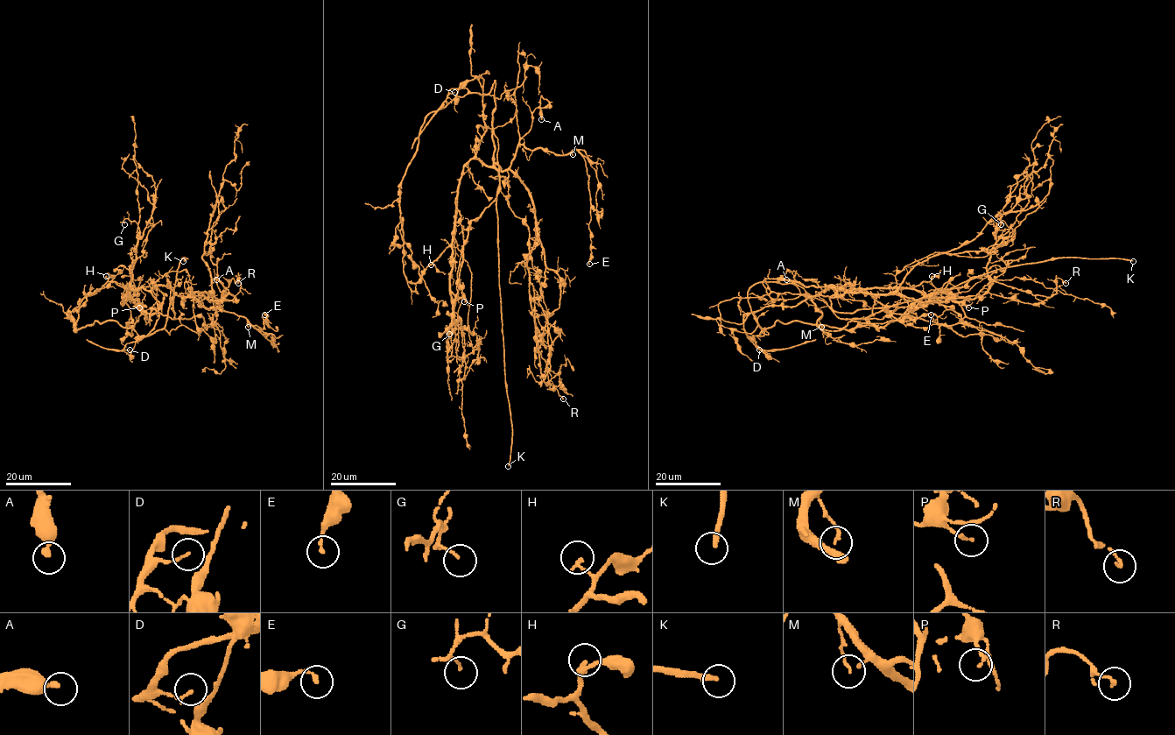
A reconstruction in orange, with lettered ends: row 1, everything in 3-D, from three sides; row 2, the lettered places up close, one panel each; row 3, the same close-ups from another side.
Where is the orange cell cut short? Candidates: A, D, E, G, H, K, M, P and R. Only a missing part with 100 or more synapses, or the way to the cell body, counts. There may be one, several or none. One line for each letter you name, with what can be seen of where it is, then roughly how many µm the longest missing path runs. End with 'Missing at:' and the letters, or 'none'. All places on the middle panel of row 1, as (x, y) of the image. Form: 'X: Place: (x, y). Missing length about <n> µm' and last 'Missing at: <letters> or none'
K: Place: (508, 466). Missing length about 60 µm
Missing at: K

